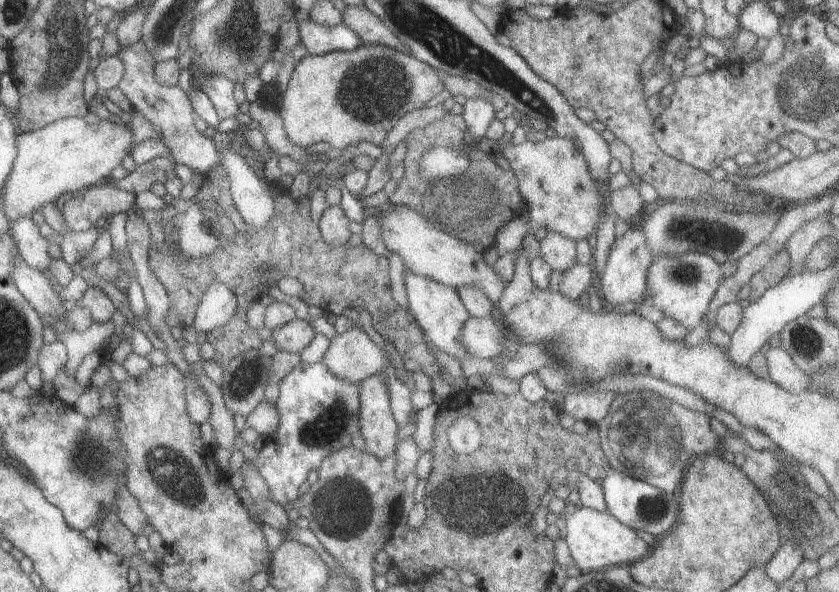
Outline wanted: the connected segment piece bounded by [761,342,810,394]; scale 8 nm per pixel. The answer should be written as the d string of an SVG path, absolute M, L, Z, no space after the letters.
M770 342L761 349L761 352L767 366L767 379L773 384L793 394L810 390L806 373L801 372L793 364L791 357L783 352L779 345Z

